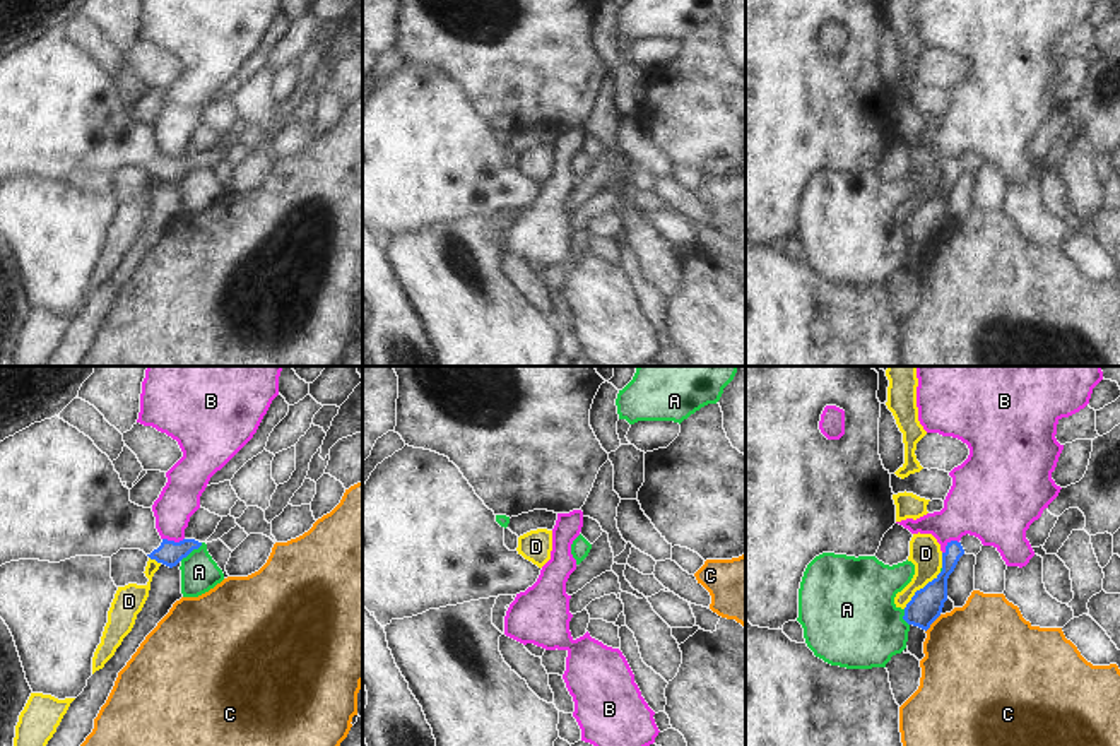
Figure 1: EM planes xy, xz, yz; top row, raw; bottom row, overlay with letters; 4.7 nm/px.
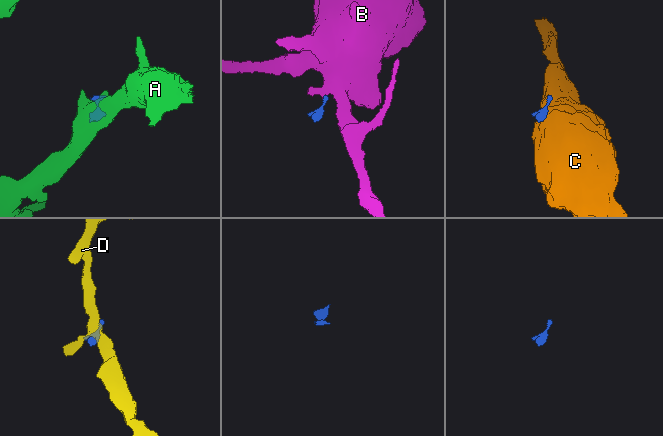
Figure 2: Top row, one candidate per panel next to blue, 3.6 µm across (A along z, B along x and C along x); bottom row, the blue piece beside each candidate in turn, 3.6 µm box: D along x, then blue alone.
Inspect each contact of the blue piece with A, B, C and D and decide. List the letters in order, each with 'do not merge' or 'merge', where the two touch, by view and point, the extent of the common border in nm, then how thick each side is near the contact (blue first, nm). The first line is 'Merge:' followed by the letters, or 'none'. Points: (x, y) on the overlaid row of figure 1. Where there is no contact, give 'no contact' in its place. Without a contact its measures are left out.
Merge: none
A: do not merge; contact xy (190, 551); length 140 nm; calibres 120 and 180 nm
B: do not merge; contact yz (948, 544); length 100 nm; calibres 120 and 320 nm
C: do not merge; contact yz (932, 621); length 120 nm; calibres 160 and 460 nm
D: do not merge; contact yz (920, 589); length 260 nm; calibres 160 and 150 nm

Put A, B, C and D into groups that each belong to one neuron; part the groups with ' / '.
A / B / C / D

